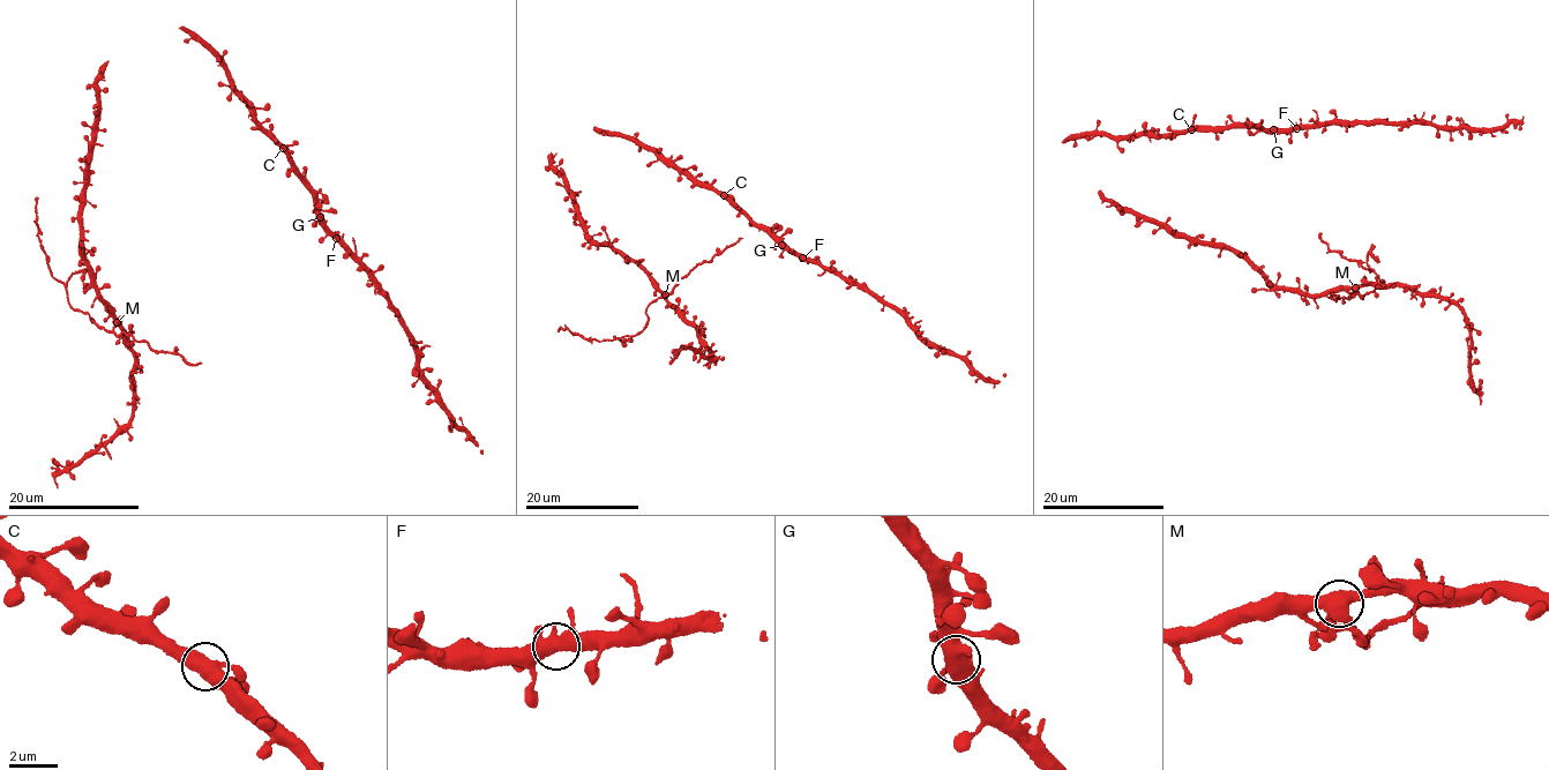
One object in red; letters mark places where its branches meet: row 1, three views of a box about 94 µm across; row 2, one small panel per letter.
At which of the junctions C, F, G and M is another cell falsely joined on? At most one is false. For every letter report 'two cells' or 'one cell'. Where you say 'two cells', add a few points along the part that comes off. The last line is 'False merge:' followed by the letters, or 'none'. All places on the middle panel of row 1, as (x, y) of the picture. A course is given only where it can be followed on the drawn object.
C: one cell
F: one cell
G: one cell
M: two cells; foreign part runs (665, 294), (646, 308), (642, 329), (633, 336), (601, 341), (567, 328), (559, 329)
False merge: M

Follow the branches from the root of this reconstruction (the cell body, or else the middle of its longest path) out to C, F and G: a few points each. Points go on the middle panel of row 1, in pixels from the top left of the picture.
C: (601, 134), (634, 141), (724, 195)
F: (601, 134), (634, 141), (675, 169), (709, 185), (756, 227), (802, 258)
G: (601, 134), (634, 141), (675, 169), (709, 185), (782, 245)

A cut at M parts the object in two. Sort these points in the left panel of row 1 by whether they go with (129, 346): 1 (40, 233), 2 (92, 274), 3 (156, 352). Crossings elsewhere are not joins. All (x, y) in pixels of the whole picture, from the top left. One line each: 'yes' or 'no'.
1: no
2: yes
3: no

